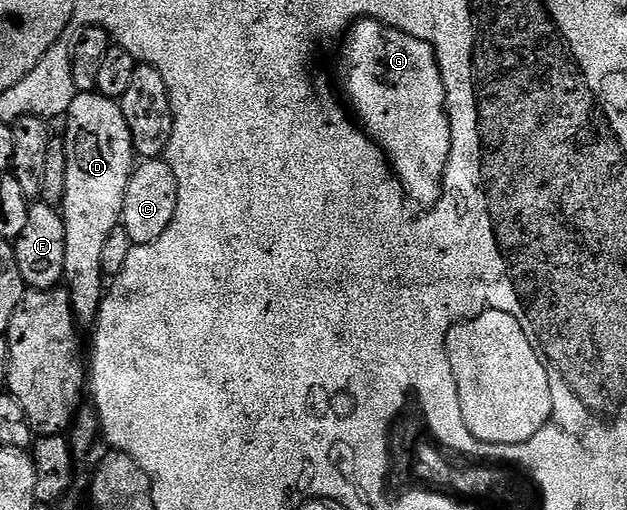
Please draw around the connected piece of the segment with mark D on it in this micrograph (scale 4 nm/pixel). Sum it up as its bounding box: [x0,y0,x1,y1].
[63,92,135,323]

